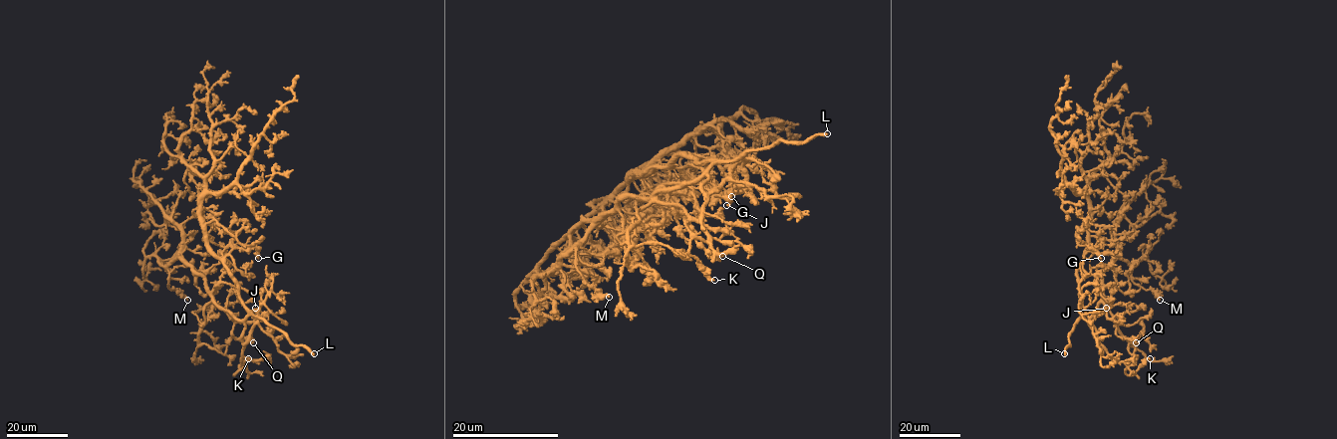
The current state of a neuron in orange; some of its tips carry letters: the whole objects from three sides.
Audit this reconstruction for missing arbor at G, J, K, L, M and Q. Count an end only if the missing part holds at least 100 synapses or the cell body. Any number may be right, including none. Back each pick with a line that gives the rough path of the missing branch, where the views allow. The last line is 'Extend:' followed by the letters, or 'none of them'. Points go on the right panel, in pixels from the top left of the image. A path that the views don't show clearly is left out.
L: missing branch runs (1064, 353), (1058, 357), (1046, 346)
Extend: L

